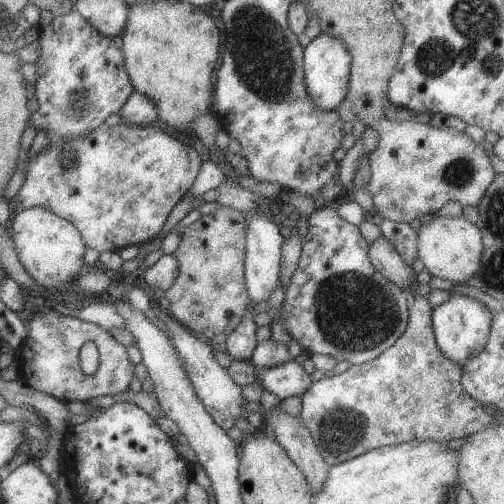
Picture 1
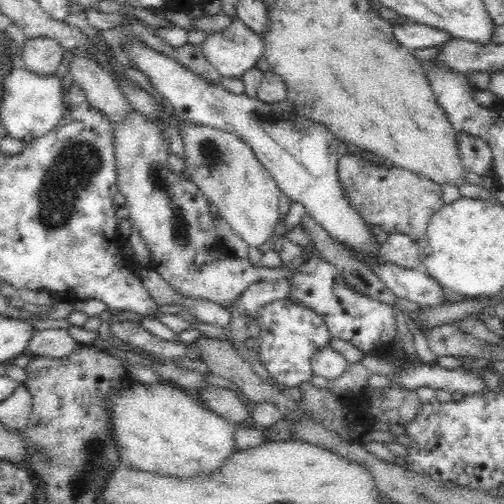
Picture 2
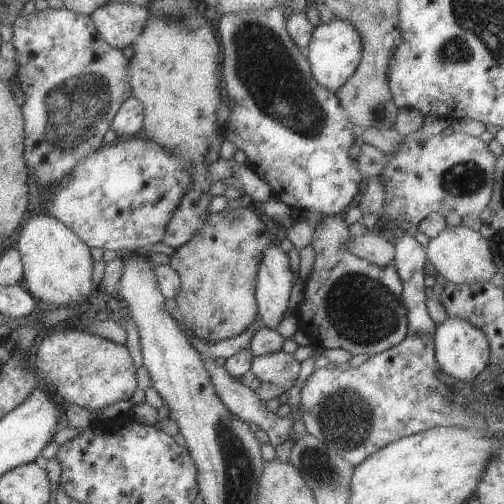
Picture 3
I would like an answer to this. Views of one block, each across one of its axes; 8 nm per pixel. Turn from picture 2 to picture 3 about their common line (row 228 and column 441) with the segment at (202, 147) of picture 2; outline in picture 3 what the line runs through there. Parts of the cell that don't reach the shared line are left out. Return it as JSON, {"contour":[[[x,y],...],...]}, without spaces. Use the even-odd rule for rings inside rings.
{"contour":[[[447,226],[441,234],[429,240],[427,260],[433,264],[437,274],[441,274],[447,282],[453,284],[487,284],[493,282],[493,276],[497,274],[497,266],[493,264],[493,256],[489,250],[487,240],[465,226]]]}

